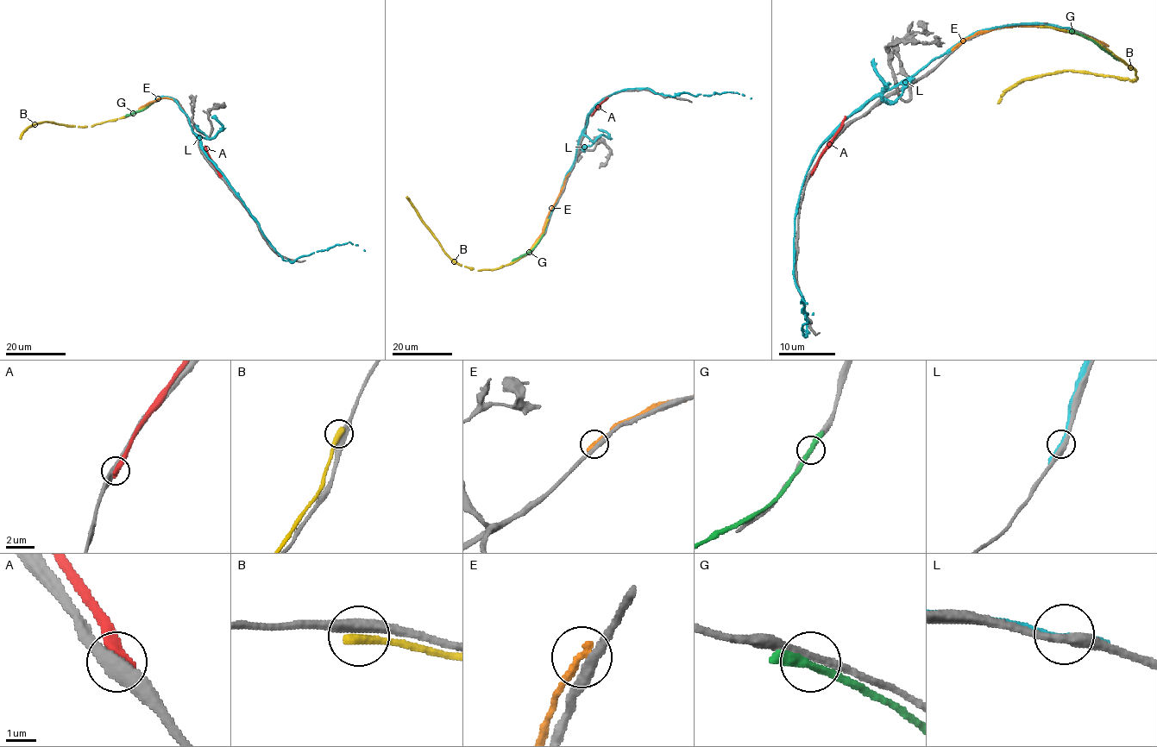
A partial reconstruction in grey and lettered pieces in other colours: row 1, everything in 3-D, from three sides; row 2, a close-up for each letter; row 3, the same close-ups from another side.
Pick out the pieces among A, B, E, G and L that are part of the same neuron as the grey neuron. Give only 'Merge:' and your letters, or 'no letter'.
Merge: no letter

